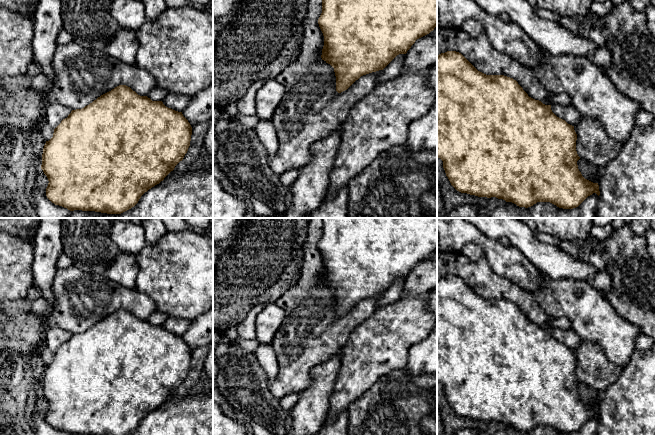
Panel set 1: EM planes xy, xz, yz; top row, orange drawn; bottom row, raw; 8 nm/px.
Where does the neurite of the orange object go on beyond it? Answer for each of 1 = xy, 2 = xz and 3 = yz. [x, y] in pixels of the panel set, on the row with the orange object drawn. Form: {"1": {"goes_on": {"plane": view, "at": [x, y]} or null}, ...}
{"1": {"goes_on": null}, "2": {"goes_on": null}, "3": {"goes_on": null}}

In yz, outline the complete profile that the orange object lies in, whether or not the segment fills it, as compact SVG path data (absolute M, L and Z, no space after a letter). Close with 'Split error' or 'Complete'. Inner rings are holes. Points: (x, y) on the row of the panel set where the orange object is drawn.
M456 51L437 55L437 158L443 161L446 176L457 191L496 197L525 208L537 202L576 208L593 193L600 195L598 183L585 179L578 169L576 140L574 126L557 117L551 105L529 97L513 78L486 75Z. Complete

